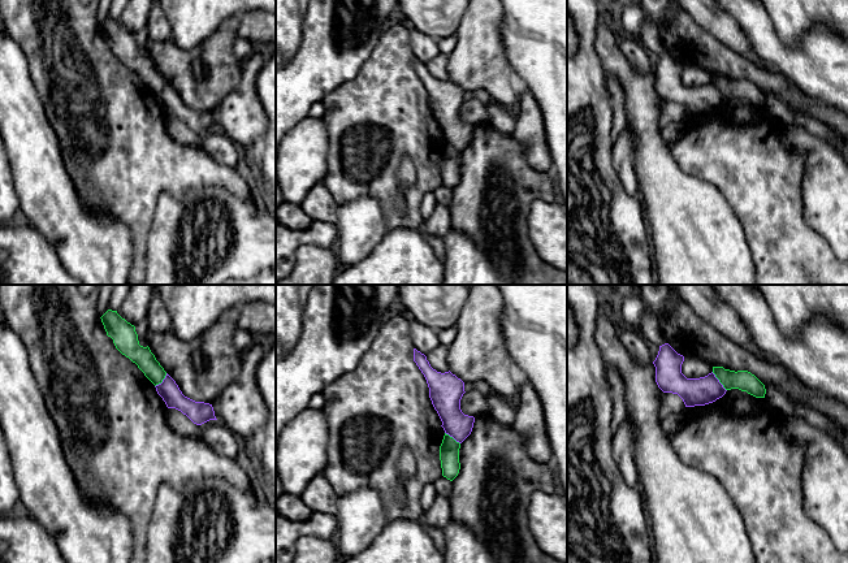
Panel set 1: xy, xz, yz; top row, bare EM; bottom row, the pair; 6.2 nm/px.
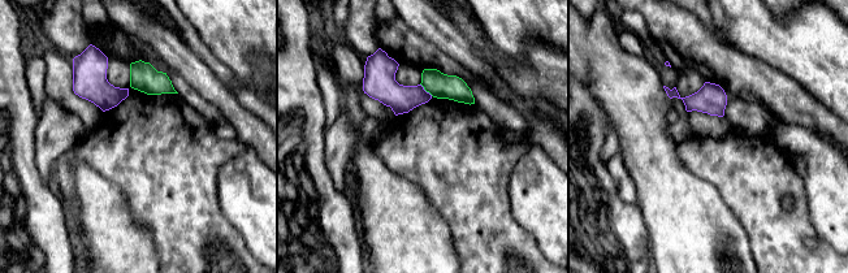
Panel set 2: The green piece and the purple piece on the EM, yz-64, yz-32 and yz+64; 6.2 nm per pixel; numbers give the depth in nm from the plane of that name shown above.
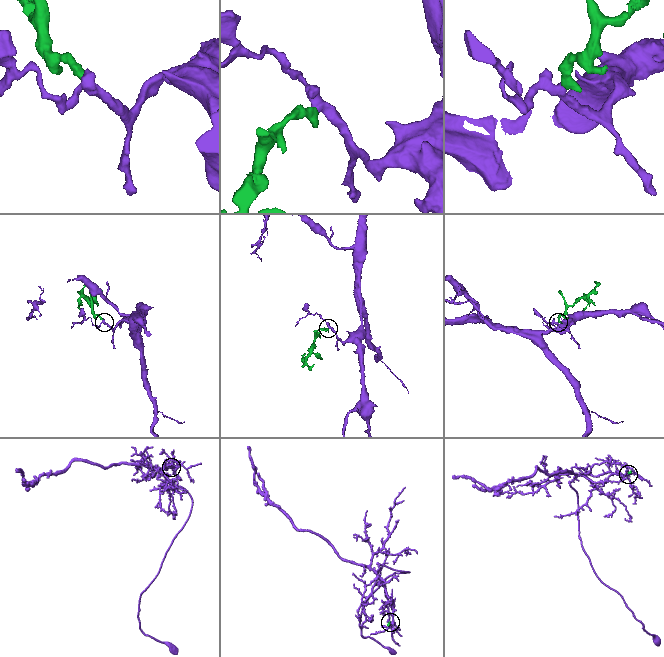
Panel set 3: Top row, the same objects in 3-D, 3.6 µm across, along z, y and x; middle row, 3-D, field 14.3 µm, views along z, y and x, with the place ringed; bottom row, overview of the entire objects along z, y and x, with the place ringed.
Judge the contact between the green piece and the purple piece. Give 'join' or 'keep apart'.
keep apart

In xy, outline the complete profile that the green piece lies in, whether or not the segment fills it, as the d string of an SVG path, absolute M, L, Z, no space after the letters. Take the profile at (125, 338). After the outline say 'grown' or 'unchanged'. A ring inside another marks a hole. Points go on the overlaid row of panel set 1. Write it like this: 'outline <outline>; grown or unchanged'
outline M108 309L100 319L107 335L113 339L116 348L135 363L155 386L161 384L166 372L156 360L150 347L139 345L135 326L122 319L117 311L112 309Z; unchanged

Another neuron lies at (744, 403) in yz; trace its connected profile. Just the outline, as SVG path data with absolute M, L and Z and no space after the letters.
M739 389L727 390L726 395L731 407L736 412L745 416L756 412L763 404L763 398L756 398L747 391L741 391Z

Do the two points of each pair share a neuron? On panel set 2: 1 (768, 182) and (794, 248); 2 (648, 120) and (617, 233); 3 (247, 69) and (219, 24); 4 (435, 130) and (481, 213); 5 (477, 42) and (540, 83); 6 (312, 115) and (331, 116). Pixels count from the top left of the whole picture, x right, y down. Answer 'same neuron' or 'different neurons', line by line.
1: same neuron
2: different neurons
3: same neuron
4: same neuron
5: same neuron
6: different neurons

